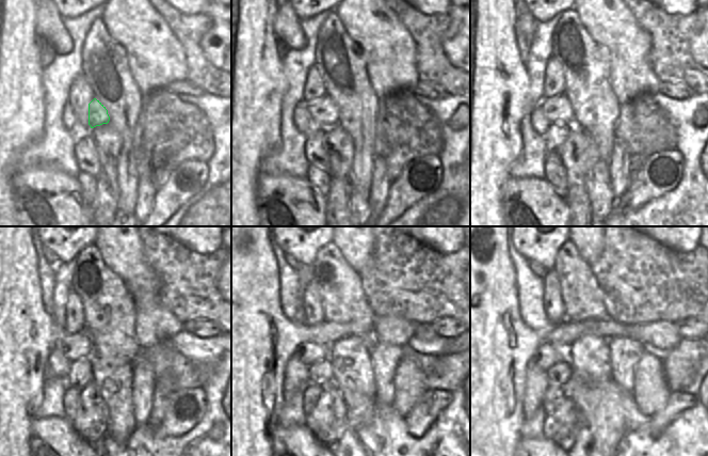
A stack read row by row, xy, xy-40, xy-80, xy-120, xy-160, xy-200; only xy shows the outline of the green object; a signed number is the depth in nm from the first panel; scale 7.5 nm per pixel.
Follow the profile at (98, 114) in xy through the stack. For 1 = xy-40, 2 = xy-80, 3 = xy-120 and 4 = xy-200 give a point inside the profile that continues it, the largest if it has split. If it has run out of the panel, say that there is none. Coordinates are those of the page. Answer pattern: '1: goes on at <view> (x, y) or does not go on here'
1: goes on at xy-40 (324, 113)
2: goes on at xy-80 (558, 108)
3: goes on at xy-120 (76, 346)
4: goes on at xy-200 (545, 356)

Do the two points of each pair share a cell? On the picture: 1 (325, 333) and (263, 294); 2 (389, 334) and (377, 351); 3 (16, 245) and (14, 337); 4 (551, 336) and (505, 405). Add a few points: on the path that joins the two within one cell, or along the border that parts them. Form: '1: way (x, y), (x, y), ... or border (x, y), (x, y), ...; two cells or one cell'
1: way (307, 333), (290, 332), (270, 312); one cell
2: border (374, 343), (401, 346); two cells
3: way (14, 268), (14, 314); one cell
4: way (530, 341), (505, 365), (505, 383); one cell

